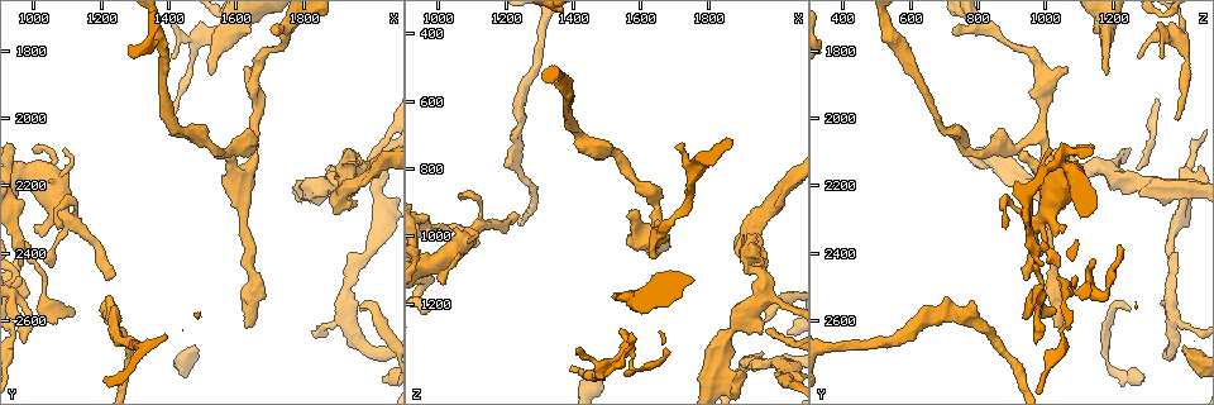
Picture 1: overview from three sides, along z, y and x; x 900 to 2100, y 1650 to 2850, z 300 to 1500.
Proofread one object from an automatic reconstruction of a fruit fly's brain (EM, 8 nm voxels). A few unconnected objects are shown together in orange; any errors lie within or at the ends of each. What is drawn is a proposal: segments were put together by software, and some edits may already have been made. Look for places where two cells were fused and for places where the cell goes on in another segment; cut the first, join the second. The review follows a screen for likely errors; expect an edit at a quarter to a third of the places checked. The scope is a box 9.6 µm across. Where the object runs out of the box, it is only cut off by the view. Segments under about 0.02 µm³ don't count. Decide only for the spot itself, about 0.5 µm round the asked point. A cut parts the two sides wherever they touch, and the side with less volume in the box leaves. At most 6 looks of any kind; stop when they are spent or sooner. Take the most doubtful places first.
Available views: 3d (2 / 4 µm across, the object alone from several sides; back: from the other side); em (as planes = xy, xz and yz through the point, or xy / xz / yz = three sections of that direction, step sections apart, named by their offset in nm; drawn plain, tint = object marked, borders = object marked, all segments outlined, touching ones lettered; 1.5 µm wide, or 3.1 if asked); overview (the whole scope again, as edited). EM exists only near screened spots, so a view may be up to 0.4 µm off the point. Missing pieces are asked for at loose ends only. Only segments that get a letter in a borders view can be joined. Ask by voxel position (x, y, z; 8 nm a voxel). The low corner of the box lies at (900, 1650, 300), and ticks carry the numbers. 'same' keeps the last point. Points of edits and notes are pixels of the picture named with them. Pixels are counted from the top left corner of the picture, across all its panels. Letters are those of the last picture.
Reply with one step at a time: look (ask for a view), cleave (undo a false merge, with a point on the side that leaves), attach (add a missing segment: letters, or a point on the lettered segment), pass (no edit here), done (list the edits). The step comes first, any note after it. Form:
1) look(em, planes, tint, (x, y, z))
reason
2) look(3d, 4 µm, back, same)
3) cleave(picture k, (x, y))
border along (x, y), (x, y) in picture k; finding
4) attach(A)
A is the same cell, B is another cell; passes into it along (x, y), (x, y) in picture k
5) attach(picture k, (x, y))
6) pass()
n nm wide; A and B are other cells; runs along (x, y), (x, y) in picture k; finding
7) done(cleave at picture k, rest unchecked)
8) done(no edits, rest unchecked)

look(3d, 4 µm, (1630, 2620, 1040))
long arm stops here

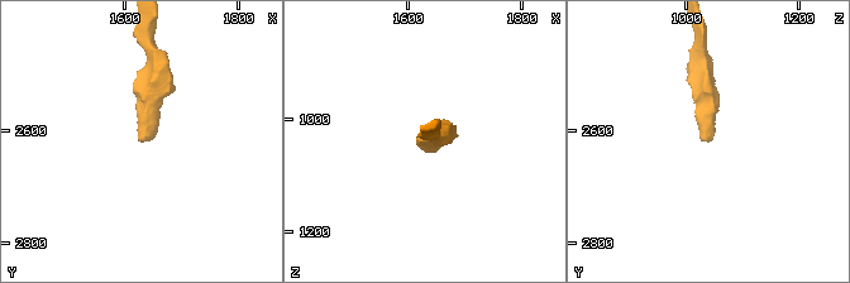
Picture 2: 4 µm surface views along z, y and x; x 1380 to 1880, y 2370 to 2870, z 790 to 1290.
look(em, xy, step 4, borders, (1635, 2625, 1050))
need the tissue

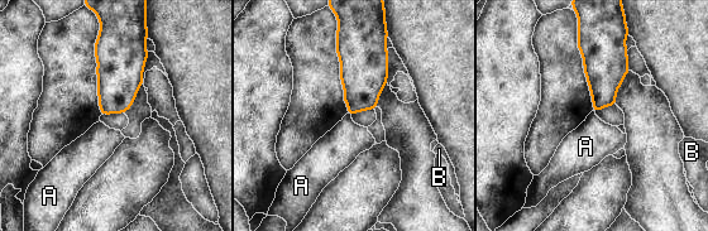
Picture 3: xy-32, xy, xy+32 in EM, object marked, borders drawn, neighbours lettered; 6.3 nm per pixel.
pass()
A and B are other cells; border along (347, 112), (350, 115) in picture 3; no lettered segment goes on from it

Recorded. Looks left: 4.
look(3d, 4 µm, back, (1240, 2470, 940))
an open end

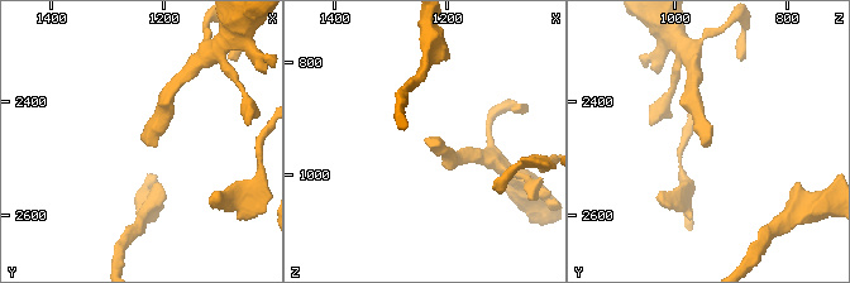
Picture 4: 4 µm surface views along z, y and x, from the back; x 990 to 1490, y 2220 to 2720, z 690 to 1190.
look(em, planes, borders, (1240, 2475, 935))

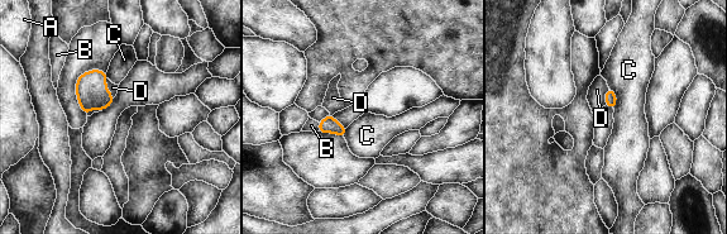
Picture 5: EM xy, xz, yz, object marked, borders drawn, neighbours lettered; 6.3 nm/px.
pass()
A, B, C and D are other cells; border along (608, 86), (616, 96), (615, 109) in picture 5; no lettered segment goes on from it

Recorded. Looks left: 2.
done(no edits, rest unchecked)

